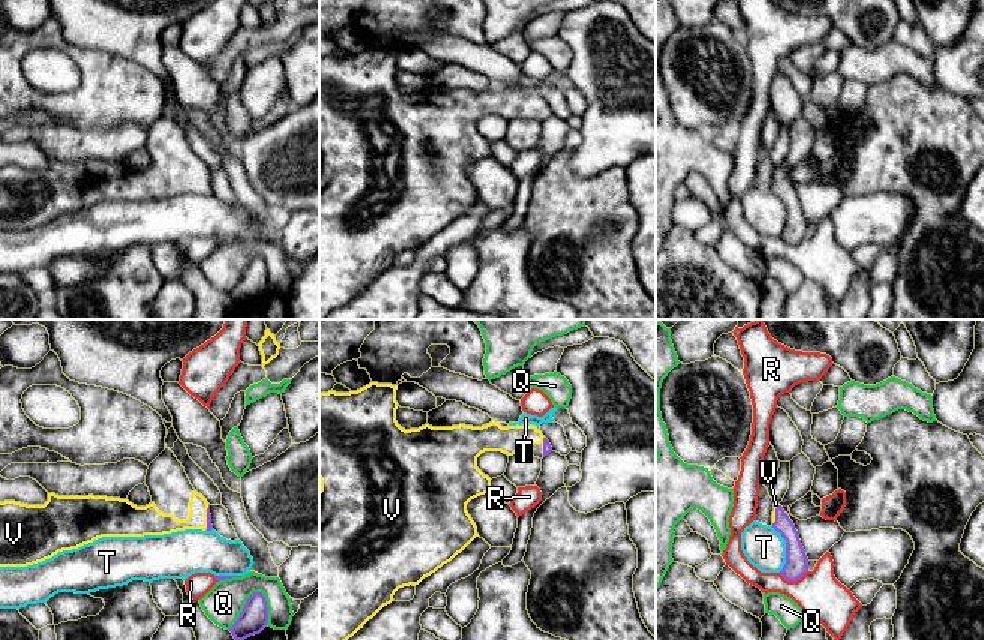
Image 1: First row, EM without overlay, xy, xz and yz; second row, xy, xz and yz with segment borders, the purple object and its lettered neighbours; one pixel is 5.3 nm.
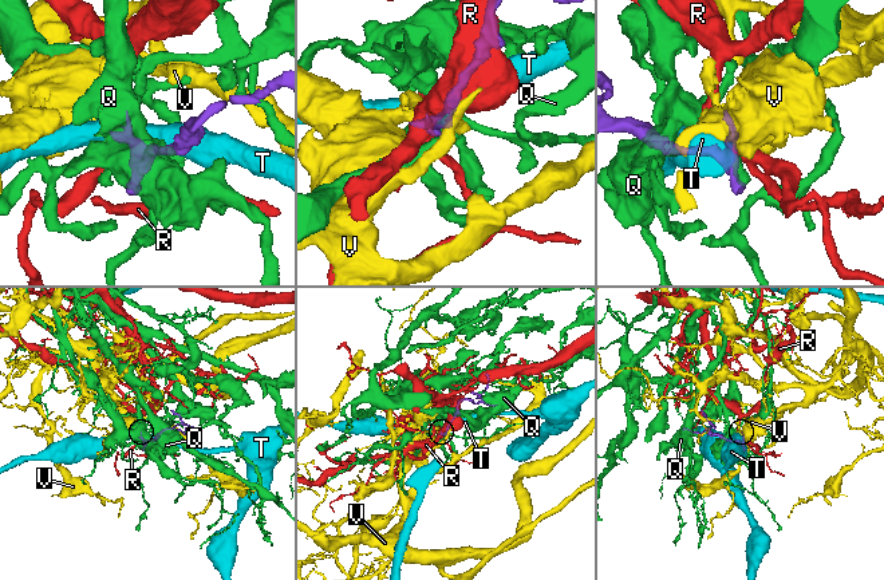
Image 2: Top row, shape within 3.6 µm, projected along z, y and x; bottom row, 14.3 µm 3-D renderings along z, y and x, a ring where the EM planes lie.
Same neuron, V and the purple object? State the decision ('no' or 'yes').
yes

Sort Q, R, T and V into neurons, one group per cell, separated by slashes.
Q / R / T / V

